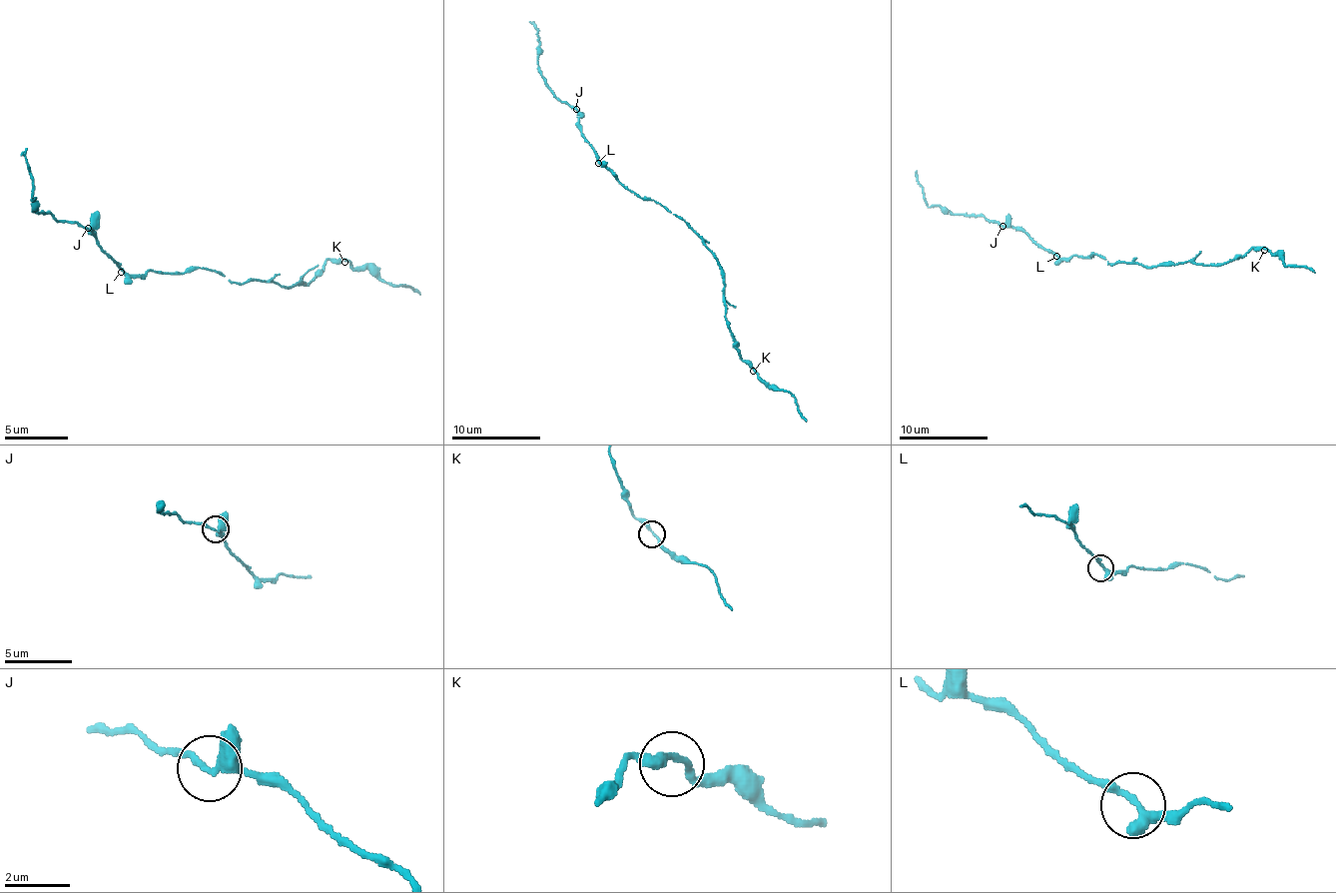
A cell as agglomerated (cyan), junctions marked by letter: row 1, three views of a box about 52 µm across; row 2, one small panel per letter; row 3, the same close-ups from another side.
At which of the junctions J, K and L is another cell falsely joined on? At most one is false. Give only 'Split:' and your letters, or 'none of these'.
Split: none of these

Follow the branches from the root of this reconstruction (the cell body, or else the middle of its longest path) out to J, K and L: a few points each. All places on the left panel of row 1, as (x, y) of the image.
J: (220, 272), (188, 269), (185, 272), (130, 275), (95, 240), (89, 227)
K: (220, 272), (233, 282), (274, 282), (290, 288), (303, 278), (306, 285), (329, 259), (344, 262)
L: (220, 272), (188, 269), (185, 272), (146, 272), (143, 275), (124, 275), (121, 272)

